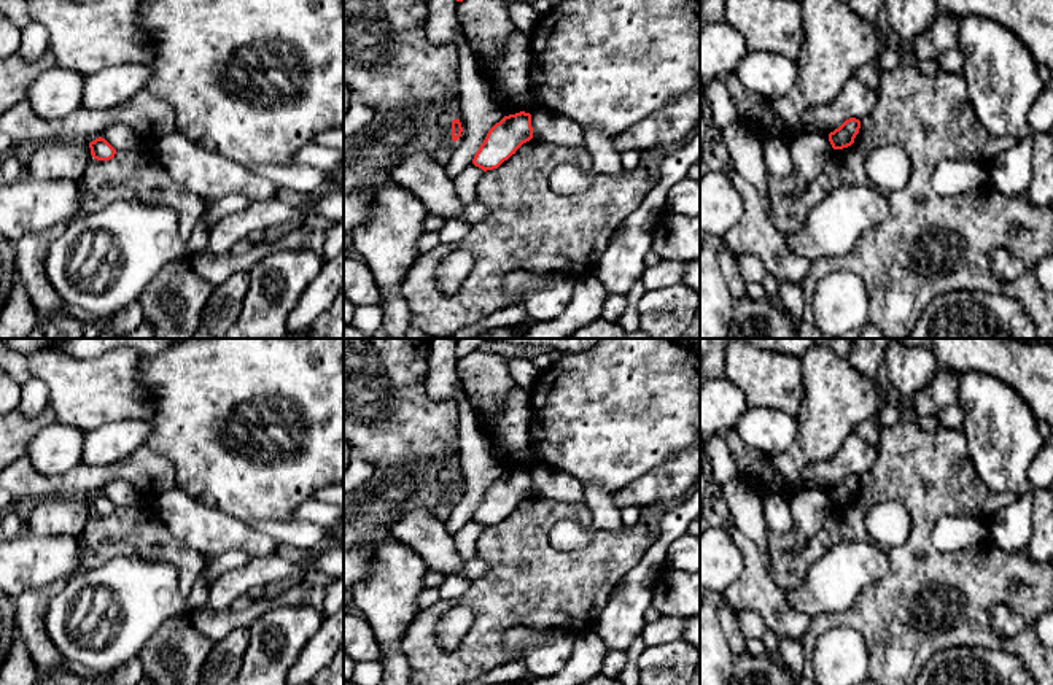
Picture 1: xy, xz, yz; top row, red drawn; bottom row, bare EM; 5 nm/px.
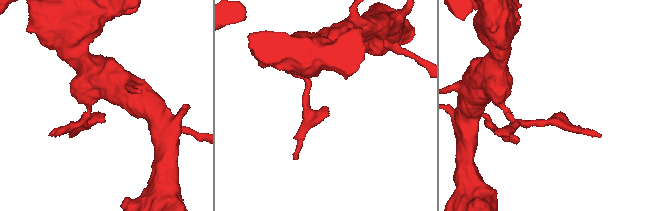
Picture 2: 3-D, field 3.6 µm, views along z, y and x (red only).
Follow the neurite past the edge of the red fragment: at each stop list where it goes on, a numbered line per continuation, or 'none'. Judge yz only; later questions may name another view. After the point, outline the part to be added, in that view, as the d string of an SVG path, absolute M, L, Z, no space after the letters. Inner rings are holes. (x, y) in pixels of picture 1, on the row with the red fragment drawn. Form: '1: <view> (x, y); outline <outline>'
none

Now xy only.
none

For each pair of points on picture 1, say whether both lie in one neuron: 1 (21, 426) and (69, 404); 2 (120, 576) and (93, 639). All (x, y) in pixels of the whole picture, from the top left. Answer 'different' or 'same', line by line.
1: different
2: same

